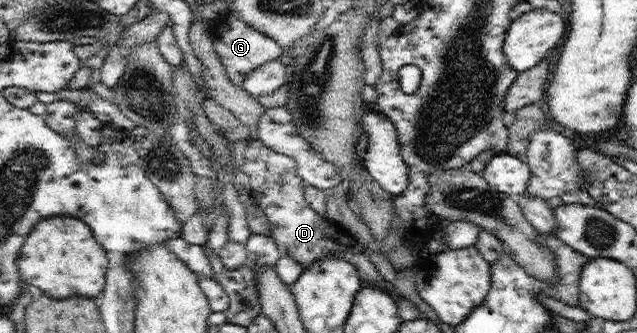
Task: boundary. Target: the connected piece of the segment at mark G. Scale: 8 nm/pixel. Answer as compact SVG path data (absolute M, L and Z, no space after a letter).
M238 16L236 18L228 18L228 22L230 22L230 28L228 30L222 33L214 32L211 36L217 55L225 66L230 81L235 85L241 86L244 79L246 79L246 75L252 69L268 61L284 58L285 52L278 42L264 35L263 32L252 28L244 20L240 20Z

